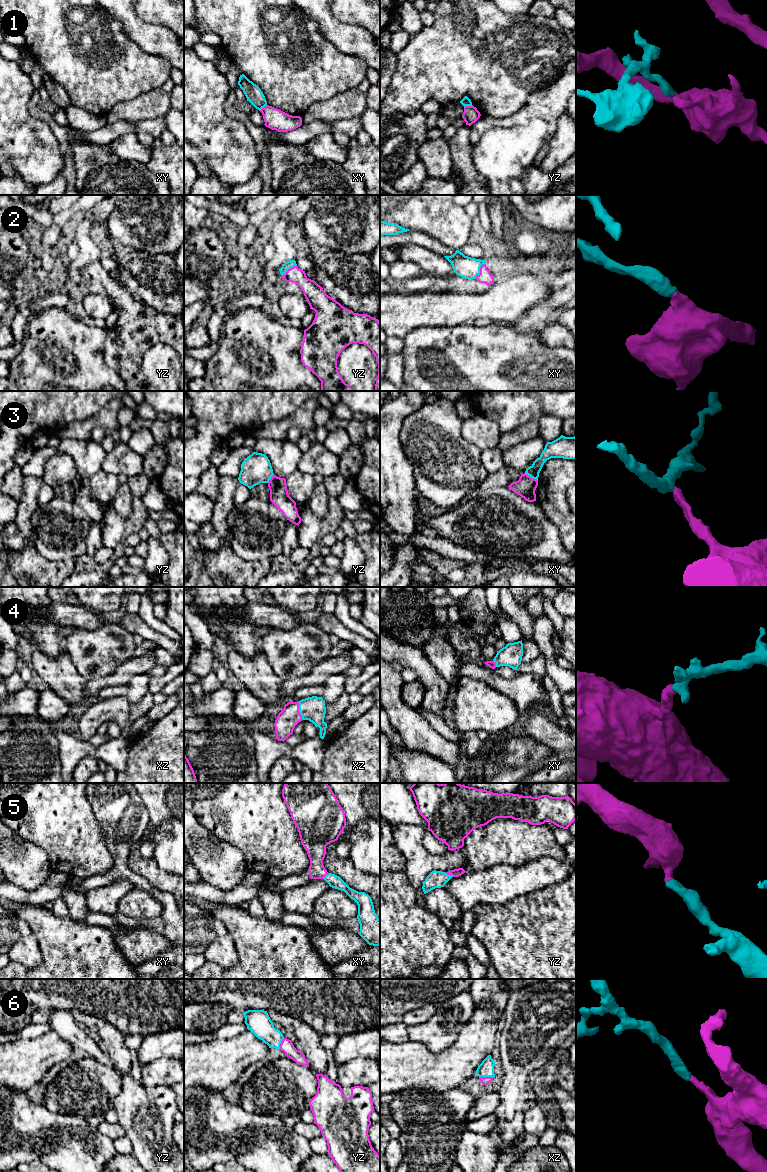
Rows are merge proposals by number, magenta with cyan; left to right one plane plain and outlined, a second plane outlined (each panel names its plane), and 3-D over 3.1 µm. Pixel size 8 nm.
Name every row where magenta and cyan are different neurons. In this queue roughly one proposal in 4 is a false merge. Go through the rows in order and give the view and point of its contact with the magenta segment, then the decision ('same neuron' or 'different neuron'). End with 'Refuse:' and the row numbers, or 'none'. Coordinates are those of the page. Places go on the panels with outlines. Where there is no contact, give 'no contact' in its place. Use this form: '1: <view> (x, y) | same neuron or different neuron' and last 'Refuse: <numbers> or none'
1: yz (468, 106) | different neuron
2: xy (480, 270) | same neuron
3: xy (530, 477) | different neuron
4: xz (298, 710) | same neuron
5: yz (449, 874) | same neuron
6: xz (486, 1077) | same neuron
Refuse: 1, 3

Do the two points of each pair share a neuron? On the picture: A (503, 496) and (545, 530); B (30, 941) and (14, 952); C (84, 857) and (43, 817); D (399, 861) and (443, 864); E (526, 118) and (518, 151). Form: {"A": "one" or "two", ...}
{"A": "one", "B": "one", "C": "one", "D": "two", "E": "two"}

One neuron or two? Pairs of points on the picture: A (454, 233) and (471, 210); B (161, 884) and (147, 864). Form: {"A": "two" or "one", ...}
{"A": "two", "B": "one"}

